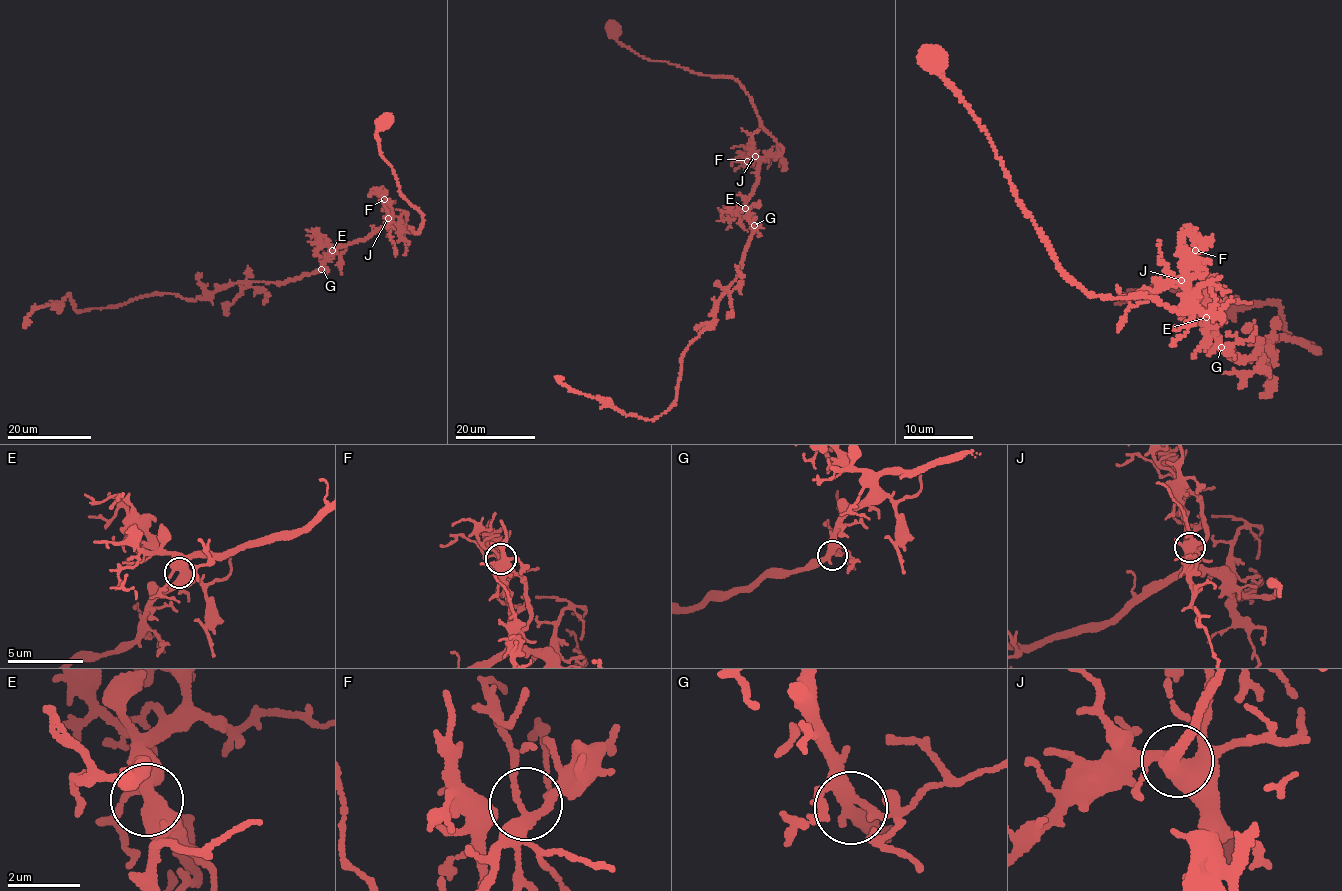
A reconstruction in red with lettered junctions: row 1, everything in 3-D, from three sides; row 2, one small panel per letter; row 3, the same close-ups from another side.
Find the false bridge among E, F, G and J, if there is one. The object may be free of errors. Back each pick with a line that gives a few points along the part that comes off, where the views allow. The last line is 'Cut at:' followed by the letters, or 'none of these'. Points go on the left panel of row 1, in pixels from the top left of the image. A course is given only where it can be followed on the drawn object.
Cut at: none of these

